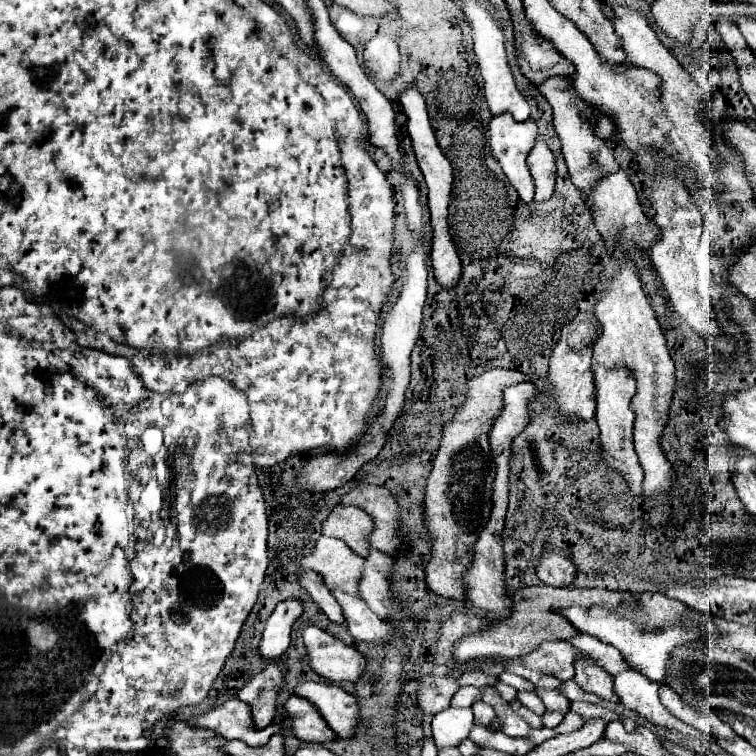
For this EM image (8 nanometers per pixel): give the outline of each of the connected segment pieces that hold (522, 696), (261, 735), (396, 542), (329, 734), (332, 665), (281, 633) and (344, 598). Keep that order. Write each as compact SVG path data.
M518 692L518 700L520 700L526 708L530 708L534 714L538 714L538 716L542 716L542 714L546 712L542 700L540 700L534 692Z
M234 698L228 700L226 704L186 720L190 726L198 726L198 728L210 728L218 734L222 734L226 740L242 740L248 746L262 746L270 740L272 734L280 732L282 726L278 724L270 724L262 730L258 730L254 726L254 720L250 718L250 706L246 706L246 702Z
M360 484L342 498L342 504L358 506L374 518L376 528L370 534L370 544L374 548L390 556L394 556L398 548L402 548L402 538L398 536L398 520L400 520L398 502L388 488Z
M292 696L286 702L286 710L292 716L292 728L302 742L324 744L330 740L338 740L334 730L330 730L330 726L326 726L326 720L322 718L322 714L318 714L318 710L314 710L314 706L310 706L310 702L306 702L306 698Z
M308 626L304 630L304 644L310 656L310 666L324 678L332 682L362 678L366 658L352 646L334 638L318 626Z
M290 598L290 600L284 600L276 606L276 610L272 612L272 616L268 618L266 622L266 628L264 628L264 634L262 634L262 644L260 644L260 654L264 658L270 658L270 660L278 660L288 644L290 644L290 630L292 630L292 624L298 616L302 616L304 612L304 606L300 600L296 598Z
M332 588L338 604L346 616L346 628L354 636L354 640L364 642L390 642L390 624L380 620L360 598L344 594L338 588Z

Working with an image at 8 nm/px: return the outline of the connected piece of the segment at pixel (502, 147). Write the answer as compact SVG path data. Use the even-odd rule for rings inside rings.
M498 114L498 116L494 116L490 120L490 146L492 146L492 154L502 164L504 174L508 176L510 184L518 190L518 194L520 194L520 198L524 202L532 202L534 200L534 180L532 180L530 170L526 166L526 156L534 148L536 136L538 136L538 128L536 128L536 122L532 118L528 118L526 122L516 122L510 114Z

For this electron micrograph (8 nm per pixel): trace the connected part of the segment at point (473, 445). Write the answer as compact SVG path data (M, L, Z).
M494 368L470 380L468 396L462 408L454 414L452 422L444 426L440 450L434 460L434 468L426 486L424 516L432 534L434 550L430 564L426 566L428 588L444 598L466 600L462 590L462 570L470 566L470 546L478 540L482 526L486 526L492 510L492 484L494 484L494 458L490 454L490 422L502 412L502 390L506 386L528 382L524 372Z

